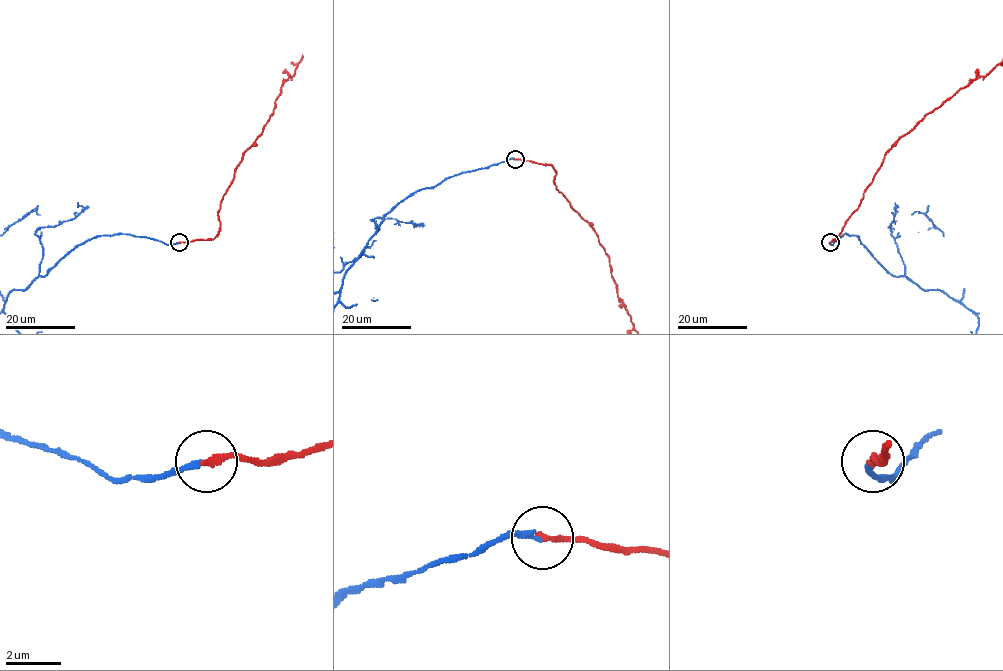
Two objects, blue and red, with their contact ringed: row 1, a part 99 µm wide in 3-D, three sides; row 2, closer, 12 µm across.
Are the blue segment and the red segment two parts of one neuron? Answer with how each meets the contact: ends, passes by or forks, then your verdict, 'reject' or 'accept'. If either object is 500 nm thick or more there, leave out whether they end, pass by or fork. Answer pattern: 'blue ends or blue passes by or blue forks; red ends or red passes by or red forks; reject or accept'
blue ends; red ends; accept

